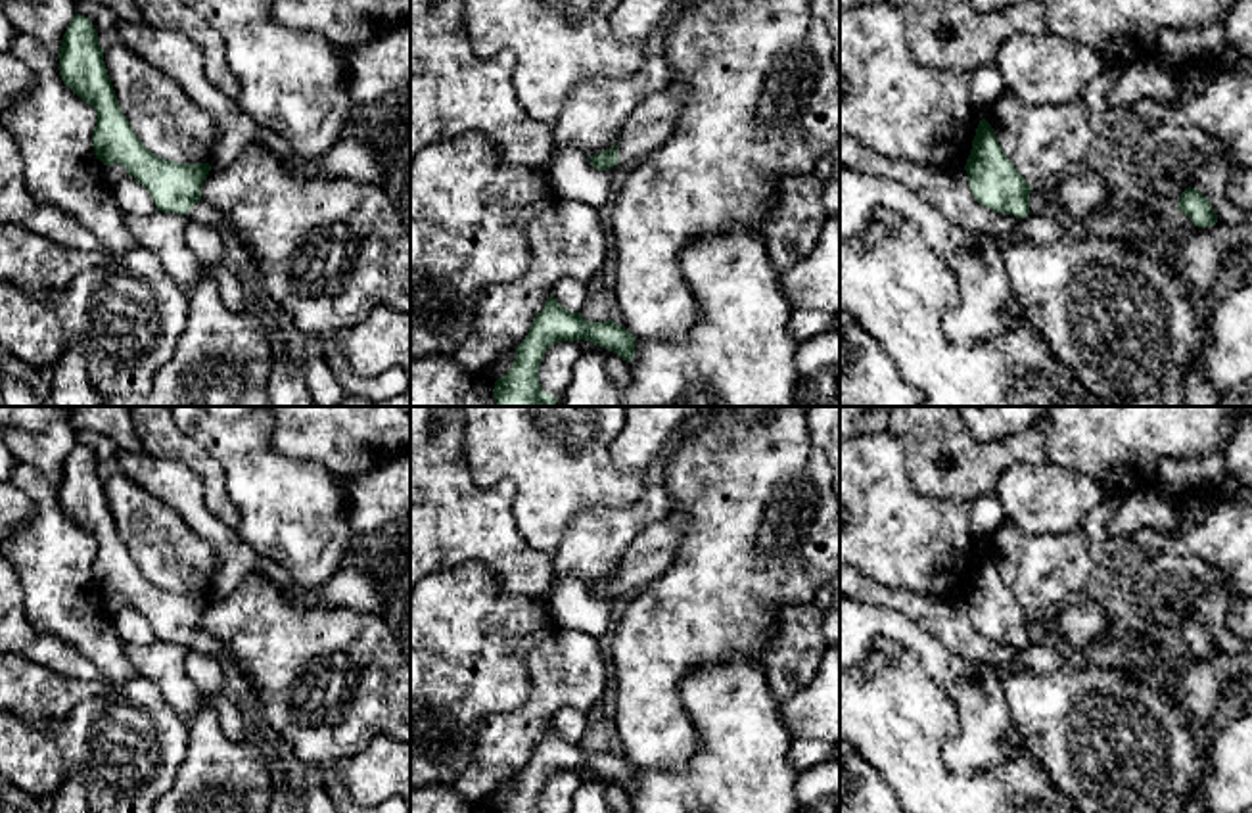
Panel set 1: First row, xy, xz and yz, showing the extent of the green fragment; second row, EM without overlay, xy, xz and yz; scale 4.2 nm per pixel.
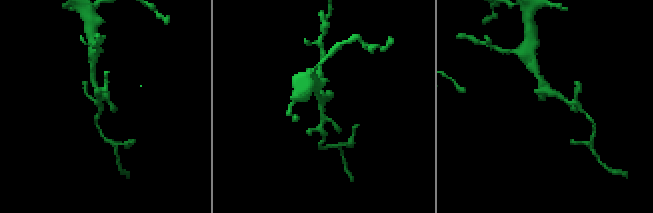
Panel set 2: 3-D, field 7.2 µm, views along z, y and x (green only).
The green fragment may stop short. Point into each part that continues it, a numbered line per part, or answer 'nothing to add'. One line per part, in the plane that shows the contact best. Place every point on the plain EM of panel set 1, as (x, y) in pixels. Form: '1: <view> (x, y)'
1: xz (652, 551)

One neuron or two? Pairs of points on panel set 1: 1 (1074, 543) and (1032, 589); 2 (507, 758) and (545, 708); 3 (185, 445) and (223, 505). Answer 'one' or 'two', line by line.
1: one
2: one
3: one

